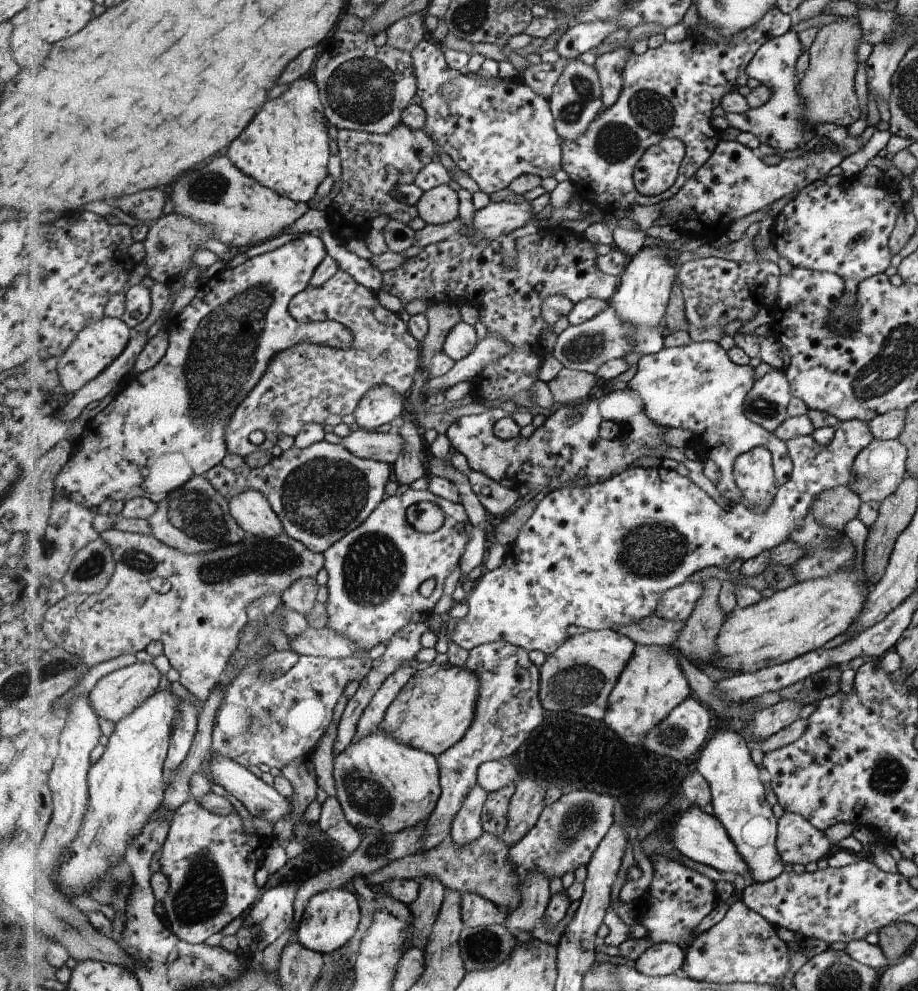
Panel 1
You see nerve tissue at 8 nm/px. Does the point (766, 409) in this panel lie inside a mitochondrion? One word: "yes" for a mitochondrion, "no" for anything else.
yes

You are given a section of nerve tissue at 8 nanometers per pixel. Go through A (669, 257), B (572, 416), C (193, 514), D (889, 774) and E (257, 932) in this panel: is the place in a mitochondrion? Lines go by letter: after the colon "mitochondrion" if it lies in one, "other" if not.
A: other
B: mitochondrion
C: mitochondrion
D: mitochondrion
E: mitochondrion

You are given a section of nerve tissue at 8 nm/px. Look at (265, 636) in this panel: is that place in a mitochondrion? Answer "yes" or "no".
no

